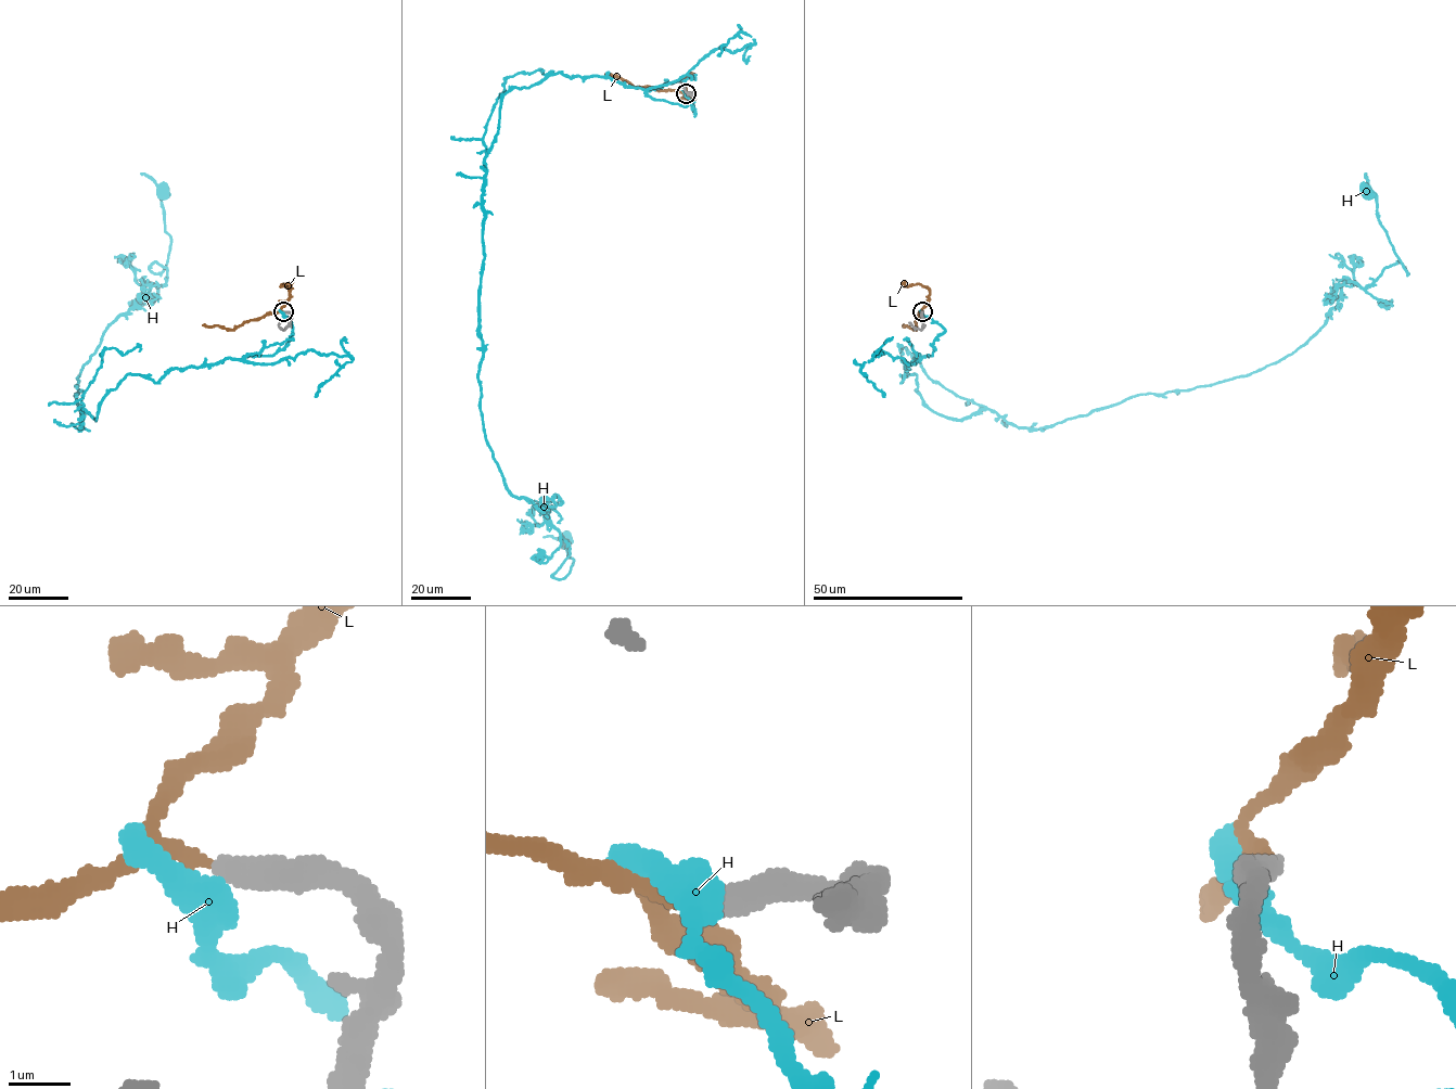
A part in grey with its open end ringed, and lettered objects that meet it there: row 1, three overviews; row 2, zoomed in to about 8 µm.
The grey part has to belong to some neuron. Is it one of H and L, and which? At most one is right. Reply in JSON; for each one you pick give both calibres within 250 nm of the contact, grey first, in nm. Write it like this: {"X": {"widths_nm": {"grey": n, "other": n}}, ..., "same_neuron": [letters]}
{"L": {"widths_nm": {"grey": 440, "other": 220}}, "same_neuron": ["L"]}

